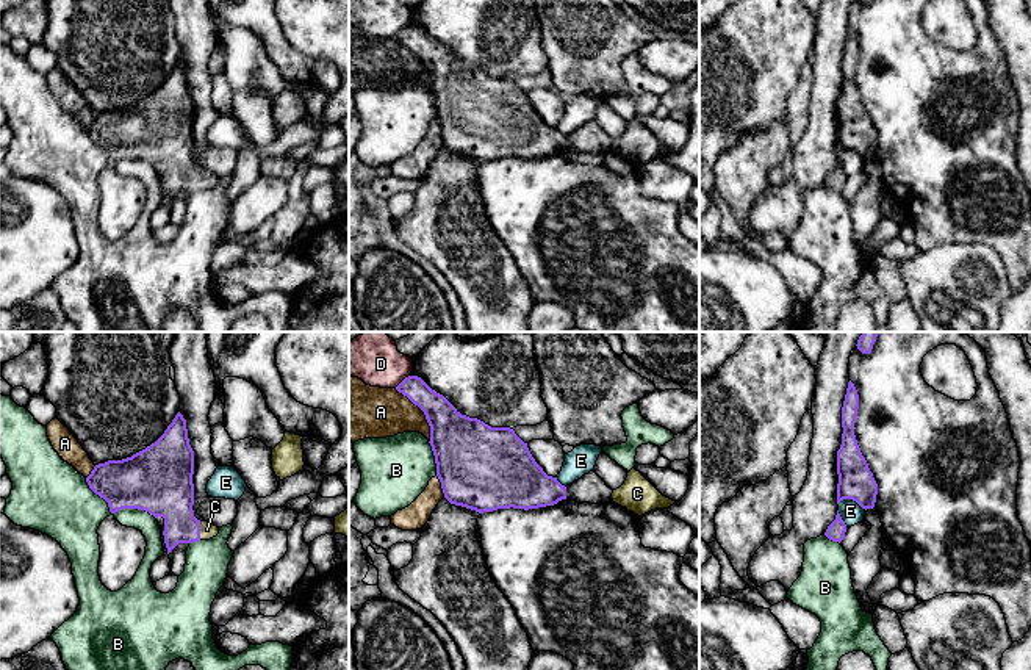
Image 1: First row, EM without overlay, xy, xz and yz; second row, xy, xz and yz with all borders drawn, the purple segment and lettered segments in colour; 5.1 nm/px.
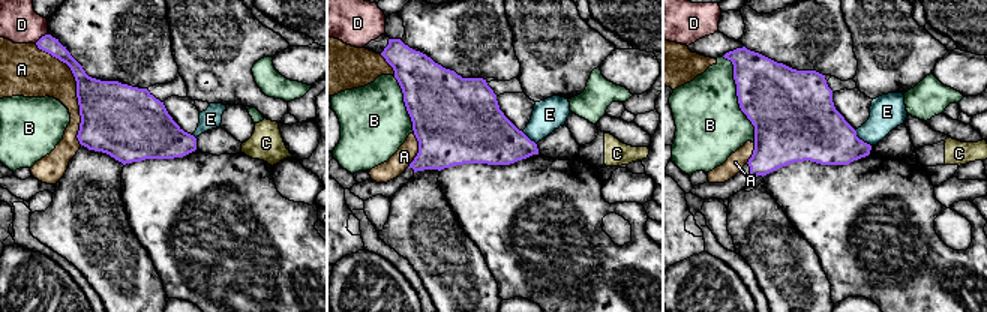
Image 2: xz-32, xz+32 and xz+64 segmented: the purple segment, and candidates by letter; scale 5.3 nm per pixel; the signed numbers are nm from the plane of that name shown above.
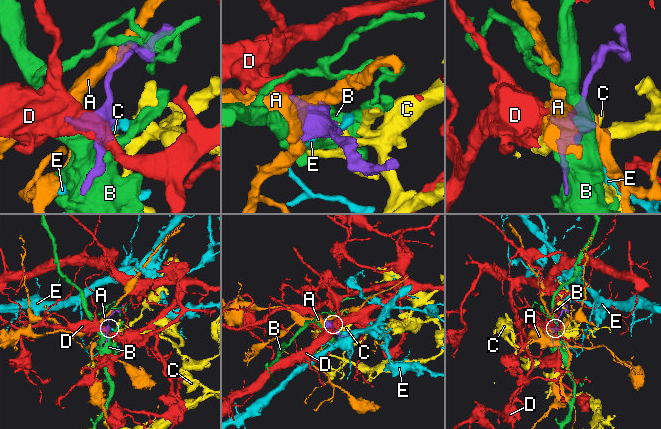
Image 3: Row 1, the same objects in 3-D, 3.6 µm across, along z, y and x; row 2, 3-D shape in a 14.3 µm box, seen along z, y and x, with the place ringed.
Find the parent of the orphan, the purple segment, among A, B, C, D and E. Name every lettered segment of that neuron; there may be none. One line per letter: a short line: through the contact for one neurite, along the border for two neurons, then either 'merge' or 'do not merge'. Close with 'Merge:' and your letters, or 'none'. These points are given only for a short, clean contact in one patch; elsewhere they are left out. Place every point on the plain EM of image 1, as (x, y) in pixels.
A: do not merge
B: do not merge
C: line xy (169, 143), (176, 157), (199, 180), (207, 179); merge
D: line xz (410, 24), (395, 36); do not merge
E: line yz (837, 152), (854, 149), (865, 158); do not merge
Merge: C

